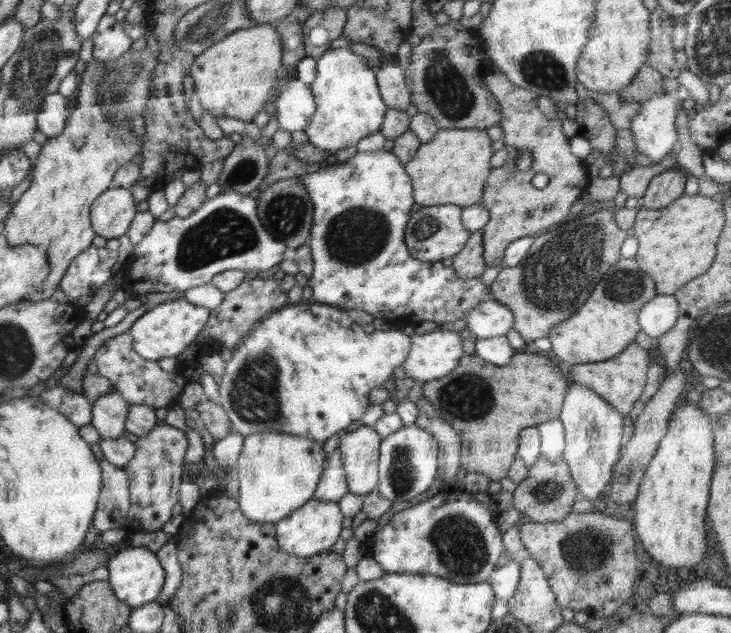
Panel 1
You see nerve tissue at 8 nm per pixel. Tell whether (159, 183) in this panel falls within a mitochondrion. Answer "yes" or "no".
no

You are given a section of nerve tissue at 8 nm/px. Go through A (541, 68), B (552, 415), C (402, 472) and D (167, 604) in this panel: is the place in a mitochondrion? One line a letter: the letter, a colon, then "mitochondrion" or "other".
A: mitochondrion
B: other
C: mitochondrion
D: other

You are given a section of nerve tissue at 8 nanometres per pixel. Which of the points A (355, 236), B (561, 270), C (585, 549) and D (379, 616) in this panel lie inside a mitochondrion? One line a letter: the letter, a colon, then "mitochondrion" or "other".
A: mitochondrion
B: mitochondrion
C: mitochondrion
D: mitochondrion

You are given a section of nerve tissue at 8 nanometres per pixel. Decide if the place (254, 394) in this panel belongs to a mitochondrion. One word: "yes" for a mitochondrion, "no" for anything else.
yes

